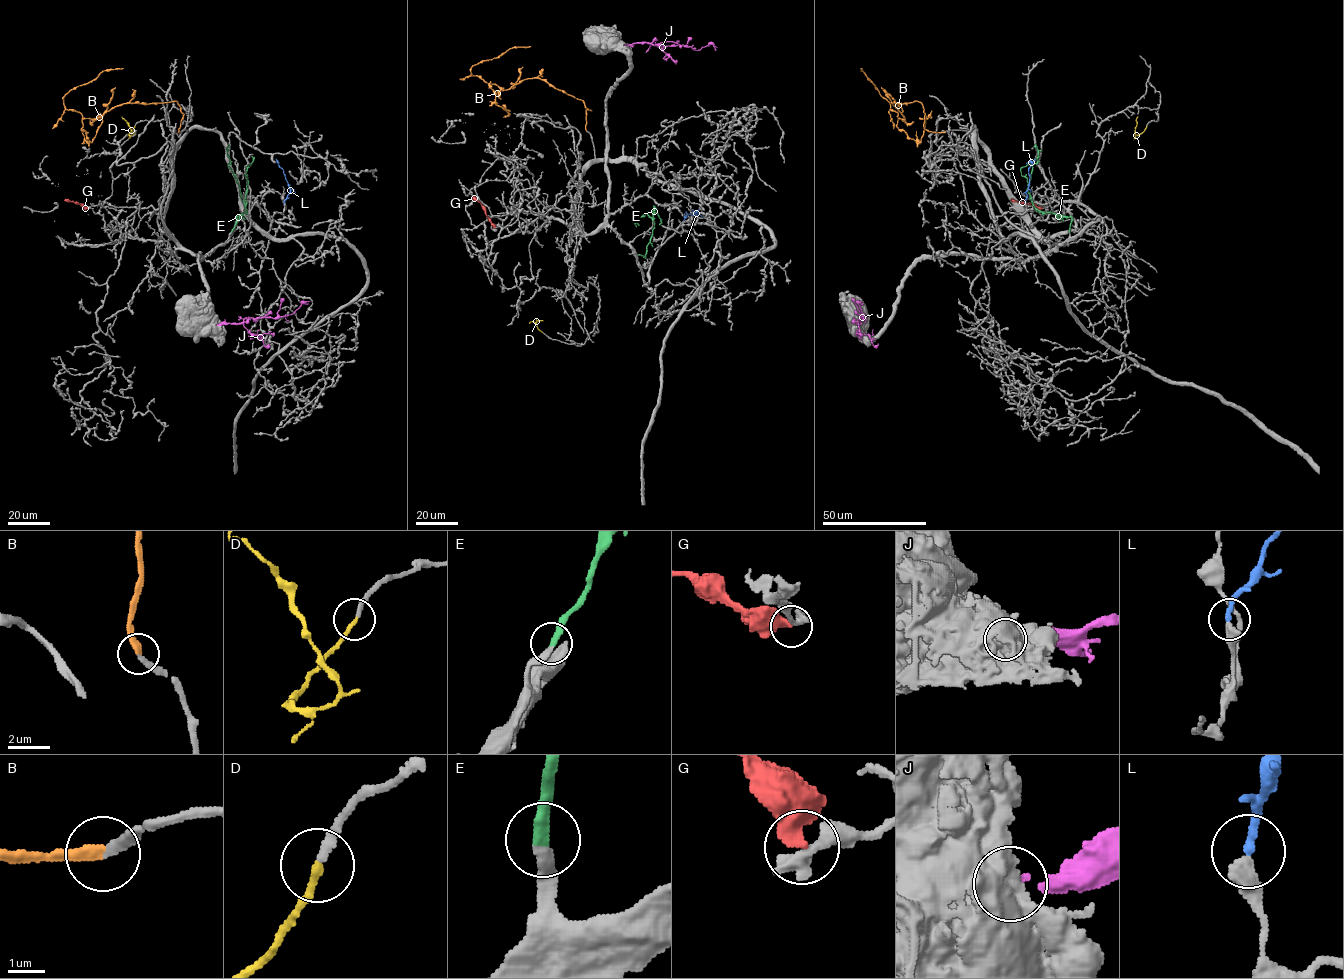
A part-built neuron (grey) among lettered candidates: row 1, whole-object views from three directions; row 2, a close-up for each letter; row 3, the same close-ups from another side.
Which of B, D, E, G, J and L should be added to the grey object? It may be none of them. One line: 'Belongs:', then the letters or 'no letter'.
Belongs: B, D, E

